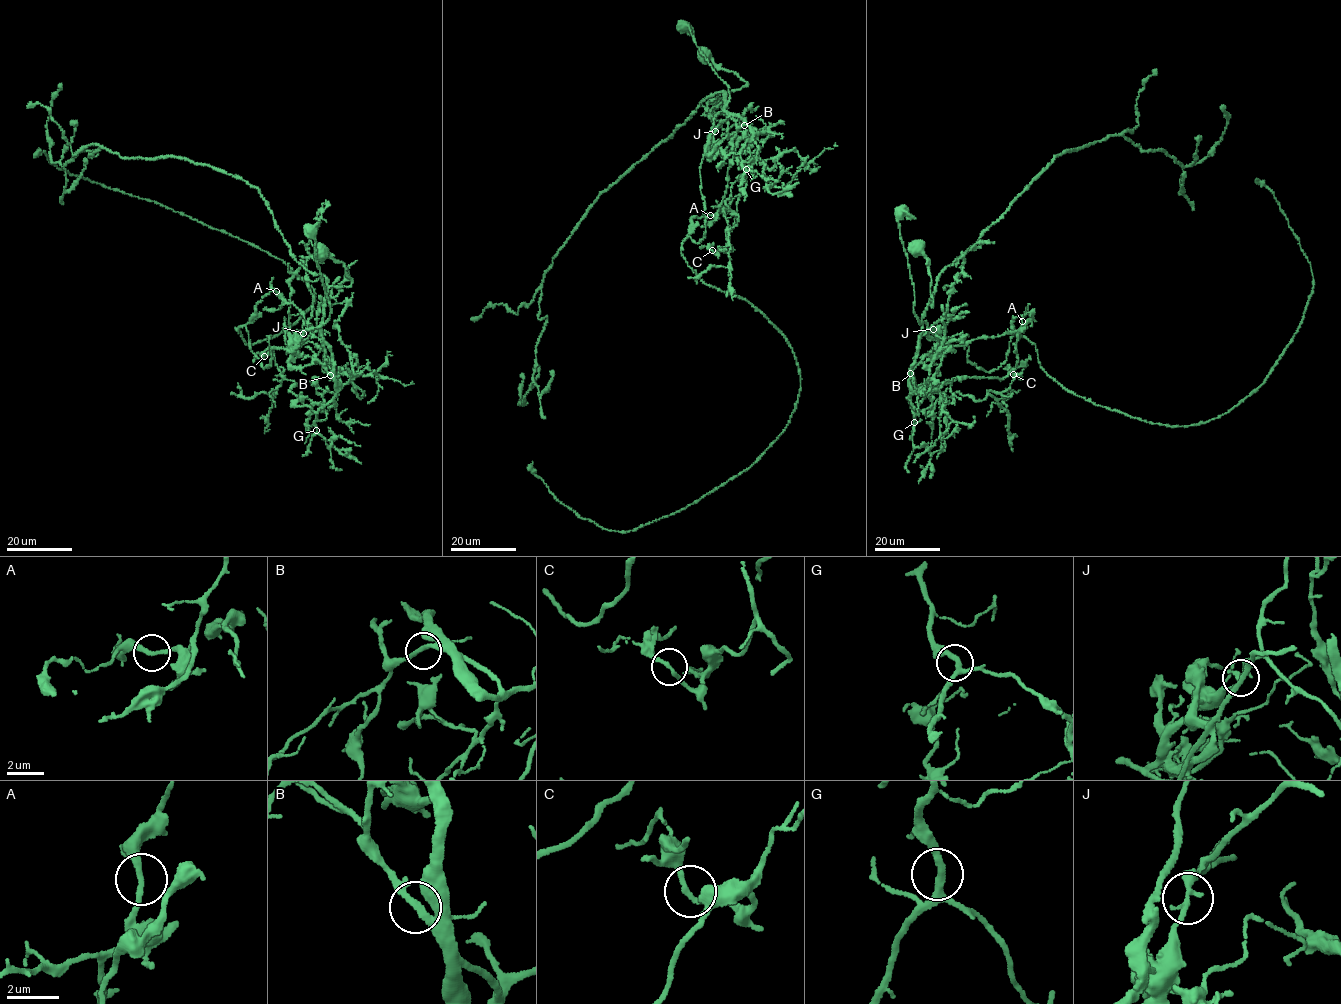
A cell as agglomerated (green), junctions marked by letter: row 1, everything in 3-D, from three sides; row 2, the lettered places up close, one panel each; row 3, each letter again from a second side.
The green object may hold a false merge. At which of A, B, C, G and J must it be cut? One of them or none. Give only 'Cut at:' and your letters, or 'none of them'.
Cut at: J

